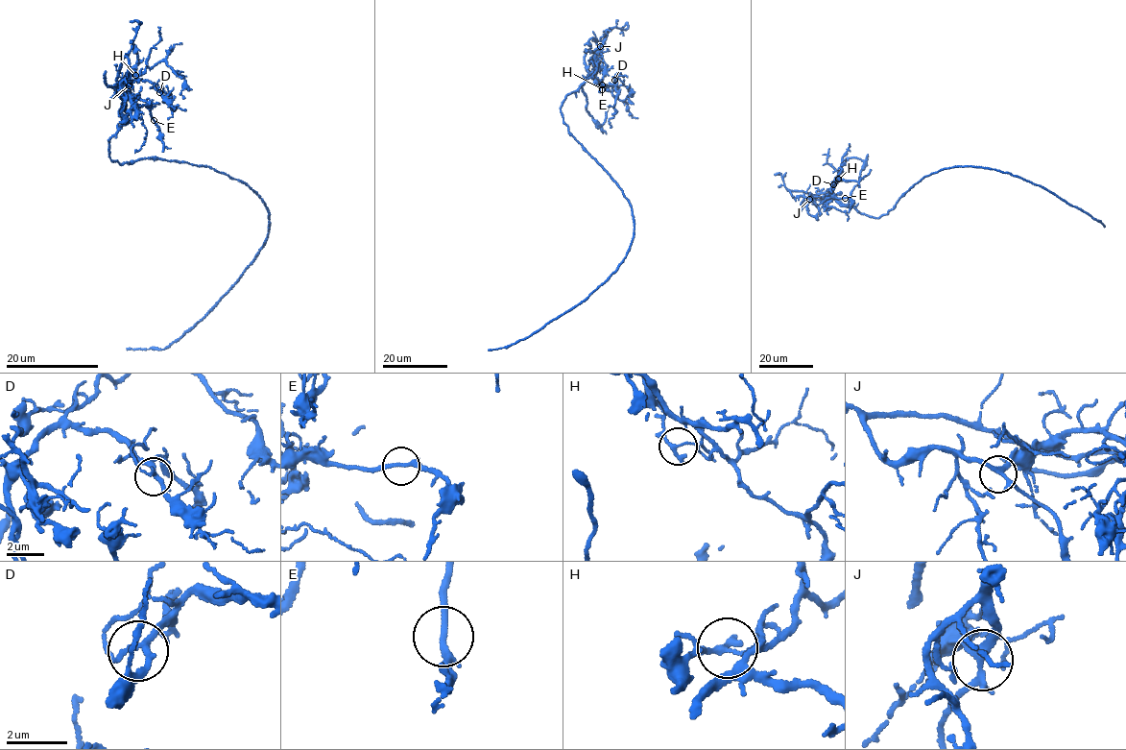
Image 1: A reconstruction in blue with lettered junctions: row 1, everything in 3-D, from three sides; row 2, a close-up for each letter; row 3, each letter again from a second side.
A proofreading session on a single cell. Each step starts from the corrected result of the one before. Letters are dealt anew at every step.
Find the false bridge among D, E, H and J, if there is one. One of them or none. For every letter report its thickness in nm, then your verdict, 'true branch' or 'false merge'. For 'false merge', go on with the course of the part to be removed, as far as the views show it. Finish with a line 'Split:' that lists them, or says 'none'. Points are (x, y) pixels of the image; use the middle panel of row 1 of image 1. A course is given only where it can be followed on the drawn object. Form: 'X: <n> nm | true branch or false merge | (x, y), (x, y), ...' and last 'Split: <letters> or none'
D: 180 nm | true branch
E: 170 nm | true branch
H: 170 nm | false merge | (602, 89), (595, 67), (581, 86), (587, 101), (586, 108), (599, 126), (604, 122), (610, 106)
J: 240 nm | true branch
Split: H

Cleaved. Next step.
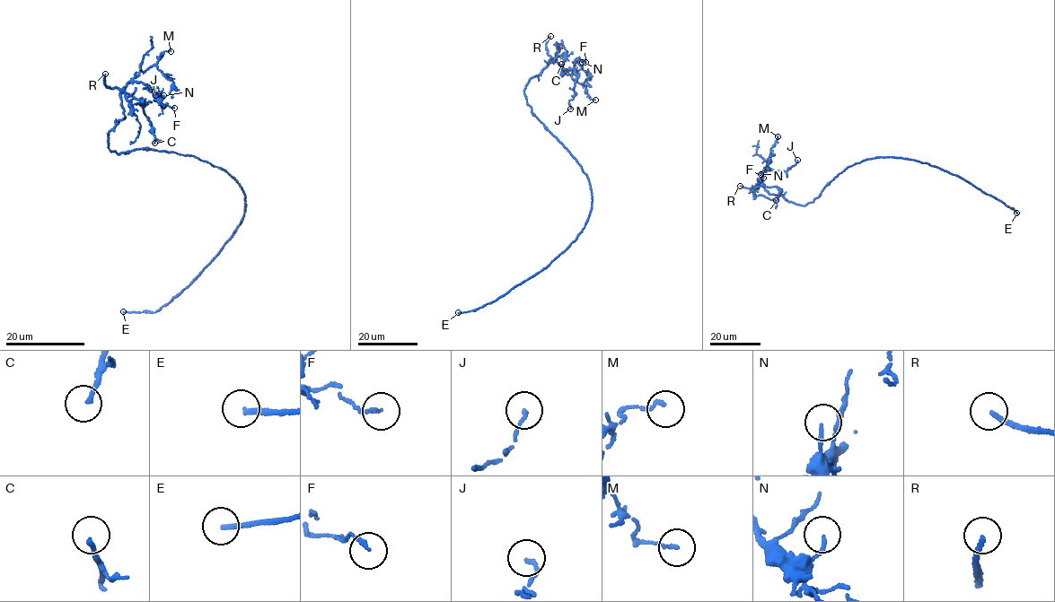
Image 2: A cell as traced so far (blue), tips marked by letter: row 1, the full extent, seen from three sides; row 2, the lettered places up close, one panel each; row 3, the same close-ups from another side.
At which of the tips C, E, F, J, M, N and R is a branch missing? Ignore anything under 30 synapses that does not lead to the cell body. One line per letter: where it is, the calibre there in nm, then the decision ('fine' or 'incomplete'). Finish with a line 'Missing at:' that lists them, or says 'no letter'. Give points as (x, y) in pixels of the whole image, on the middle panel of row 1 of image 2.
C: (561, 64) | 170 nm | fine
E: (458, 312) | 190 nm | incomplete
F: (585, 62) | 150 nm | fine
J: (570, 109) | 130 nm | fine
M: (595, 100) | 130 nm | fine
N: (582, 62) | 130 nm | fine
R: (550, 36) | 190 nm | incomplete
Missing at: E, R

